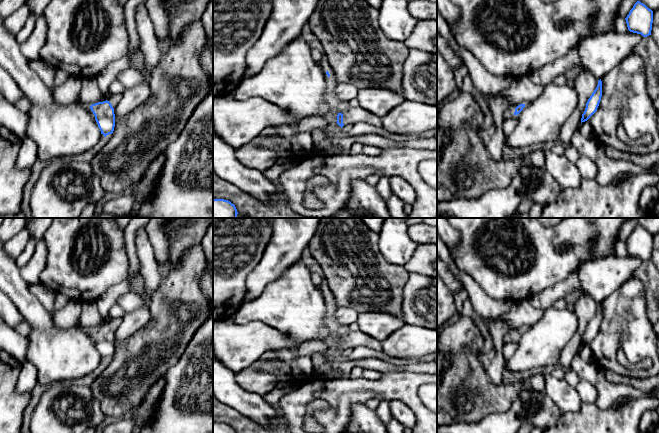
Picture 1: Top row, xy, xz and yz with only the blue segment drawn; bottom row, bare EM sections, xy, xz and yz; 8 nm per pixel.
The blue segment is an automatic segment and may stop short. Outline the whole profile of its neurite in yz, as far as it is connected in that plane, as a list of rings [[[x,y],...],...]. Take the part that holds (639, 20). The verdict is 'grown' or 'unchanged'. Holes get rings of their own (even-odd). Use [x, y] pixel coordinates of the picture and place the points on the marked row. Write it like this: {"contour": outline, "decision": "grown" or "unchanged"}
{"contour": [[[640,1],[634,4],[625,20],[630,32],[641,34],[643,37],[651,35],[653,11]]], "decision": "unchanged"}

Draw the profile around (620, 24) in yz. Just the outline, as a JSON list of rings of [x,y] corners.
[[[619,14],[615,17],[614,26],[616,32],[629,32],[625,18],[621,17]]]

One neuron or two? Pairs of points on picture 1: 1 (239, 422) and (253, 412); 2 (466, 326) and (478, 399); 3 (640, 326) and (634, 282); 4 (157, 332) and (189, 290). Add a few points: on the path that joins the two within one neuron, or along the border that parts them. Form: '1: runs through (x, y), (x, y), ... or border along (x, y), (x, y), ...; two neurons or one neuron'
1: border along (226, 404), (256, 422); two neurons
2: runs through (466, 344), (466, 381); one neuron
3: runs through (634, 315), (634, 293); one neuron
4: runs through (168, 324), (186, 304), (186, 301); one neuron

